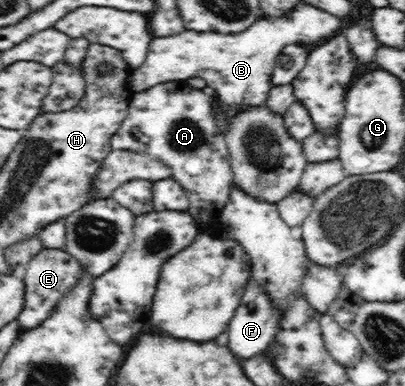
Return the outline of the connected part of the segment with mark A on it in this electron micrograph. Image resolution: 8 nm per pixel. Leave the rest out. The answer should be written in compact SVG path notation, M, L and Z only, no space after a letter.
M186 81L159 83L148 91L134 94L128 103L128 115L111 139L111 149L148 153L169 167L171 179L178 182L188 196L188 212L197 221L200 234L208 233L211 224L201 223L199 211L210 213L216 220L228 201L234 179L229 149L216 124L216 112L214 97L192 89Z

